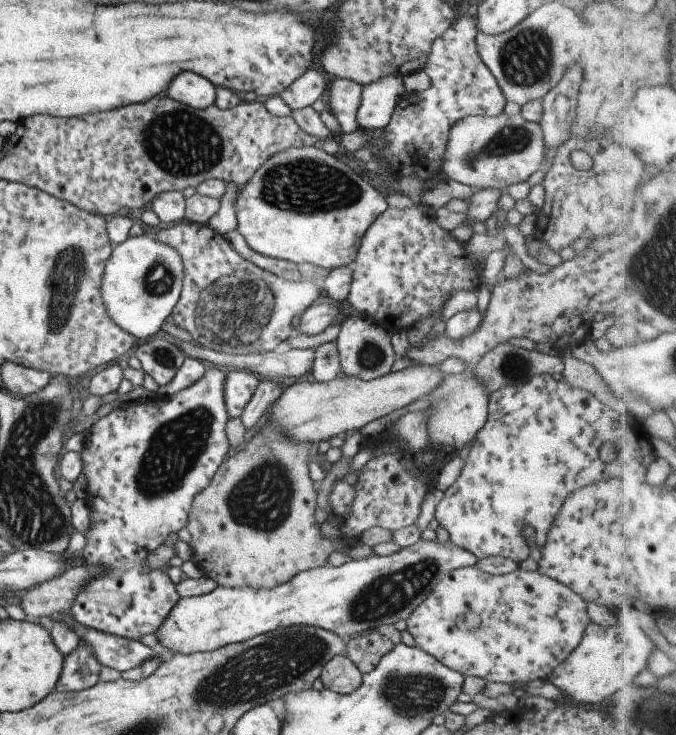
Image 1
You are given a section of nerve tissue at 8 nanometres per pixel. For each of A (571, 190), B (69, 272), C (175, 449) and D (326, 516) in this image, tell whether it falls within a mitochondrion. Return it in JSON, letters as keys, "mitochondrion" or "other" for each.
{"A":"other","B":"mitochondrion","C":"mitochondrion","D":"other"}

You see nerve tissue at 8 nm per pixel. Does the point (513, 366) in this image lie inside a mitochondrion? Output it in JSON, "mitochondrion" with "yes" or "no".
{"mitochondrion":"yes"}

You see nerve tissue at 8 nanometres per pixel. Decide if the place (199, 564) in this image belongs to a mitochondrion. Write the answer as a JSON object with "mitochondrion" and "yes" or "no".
{"mitochondrion":"no"}

